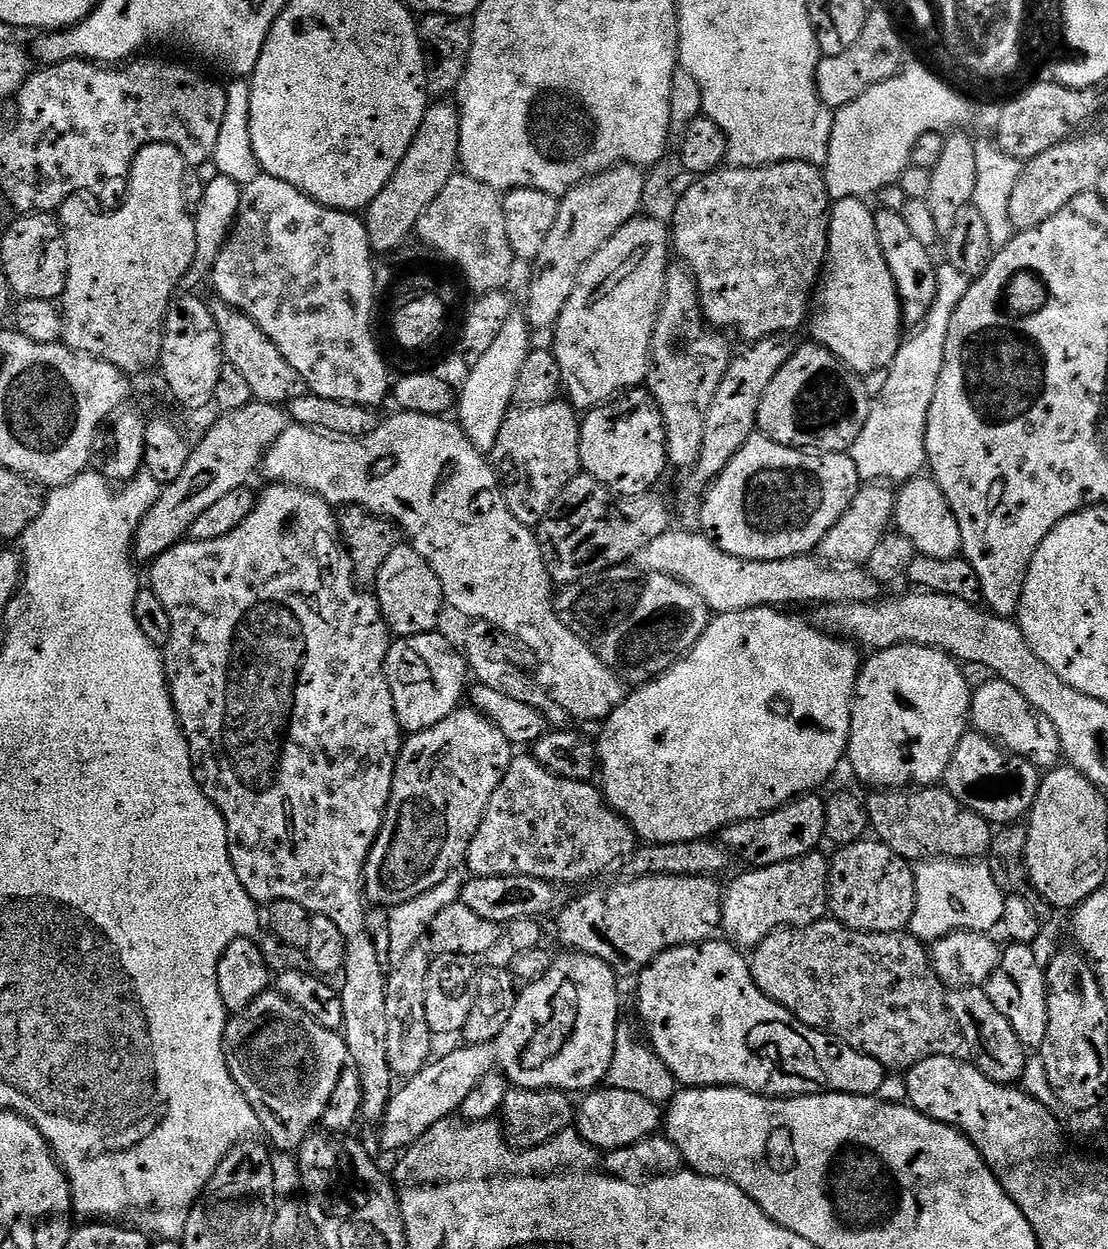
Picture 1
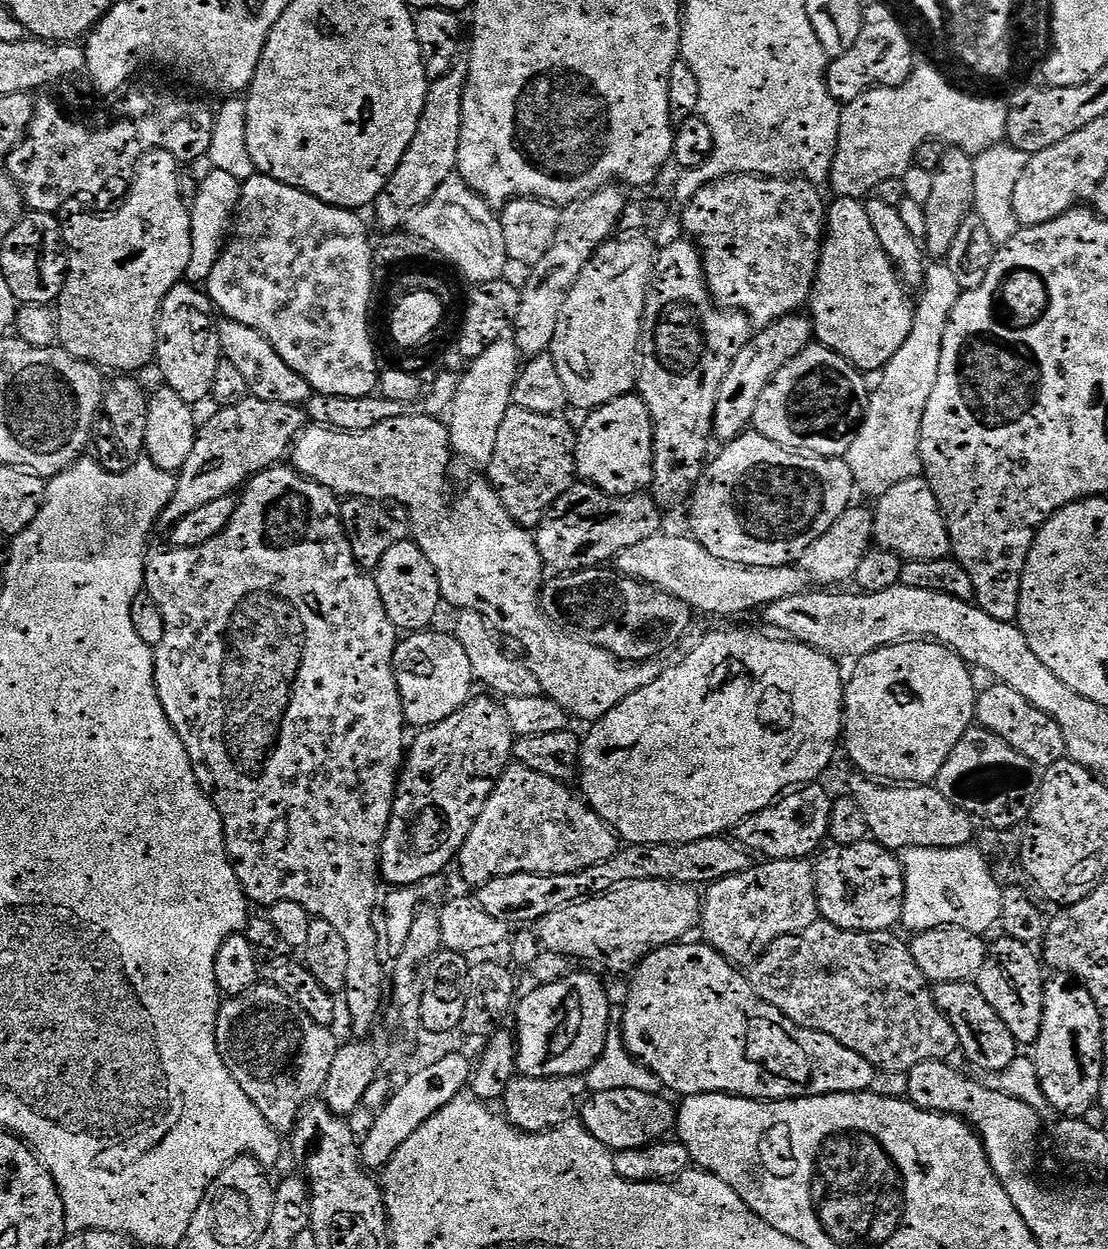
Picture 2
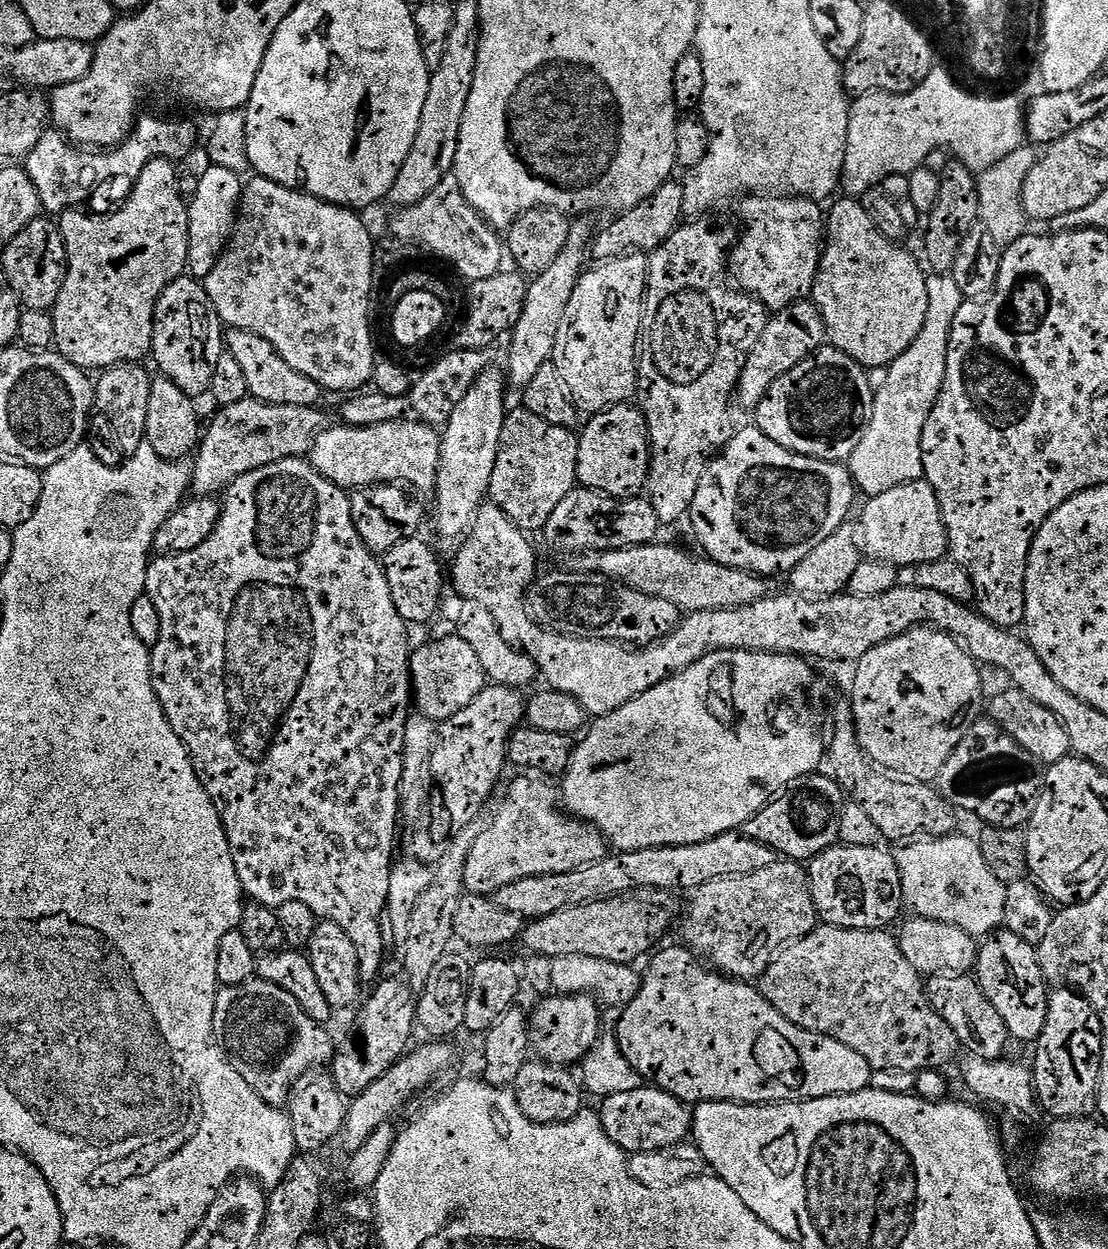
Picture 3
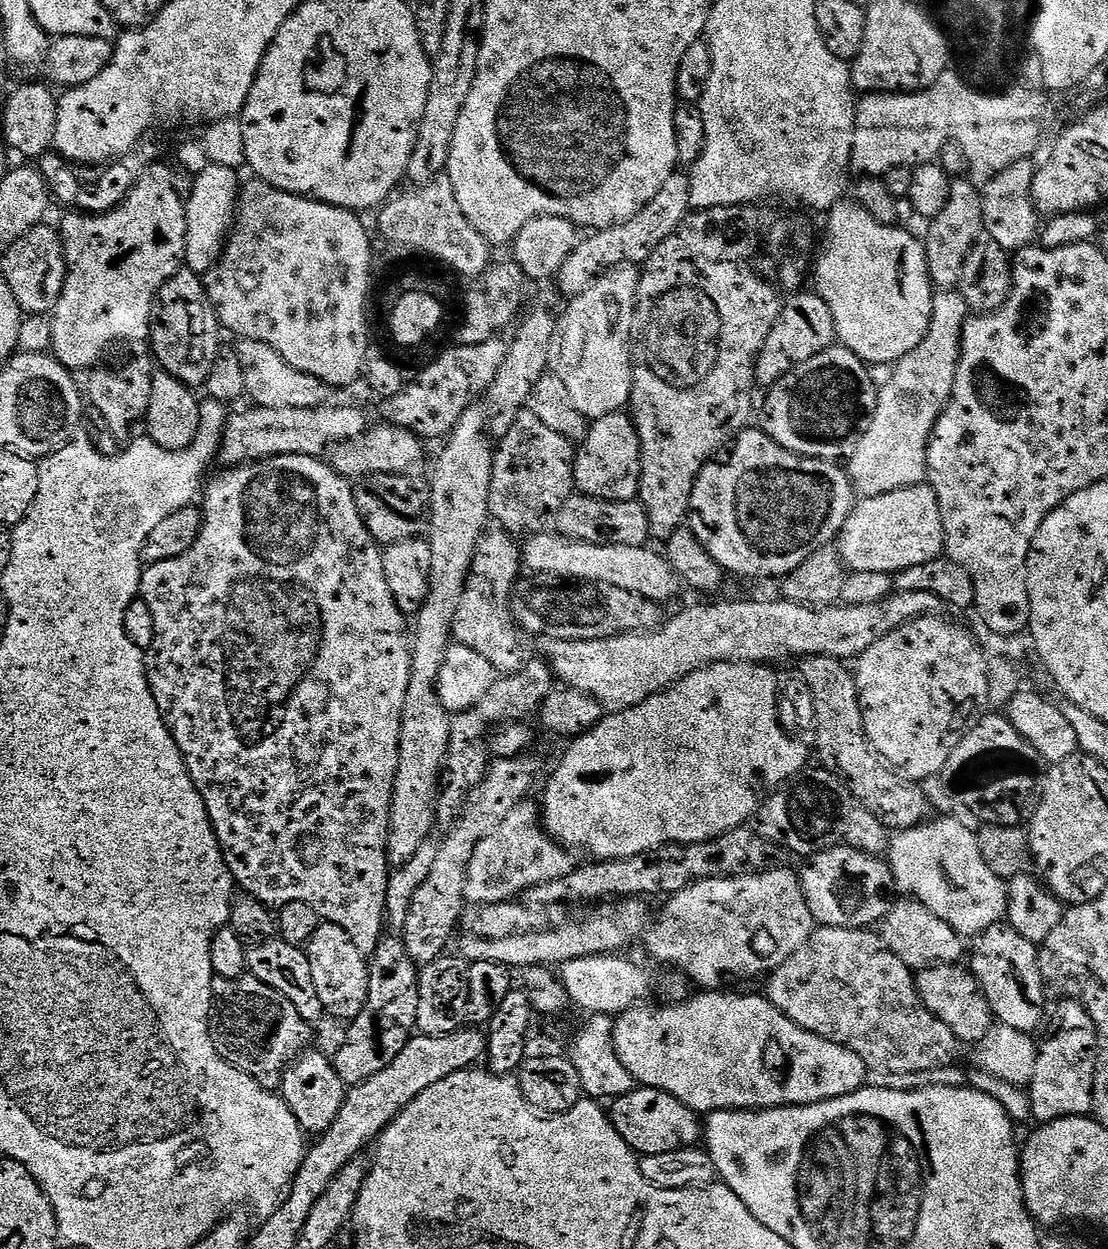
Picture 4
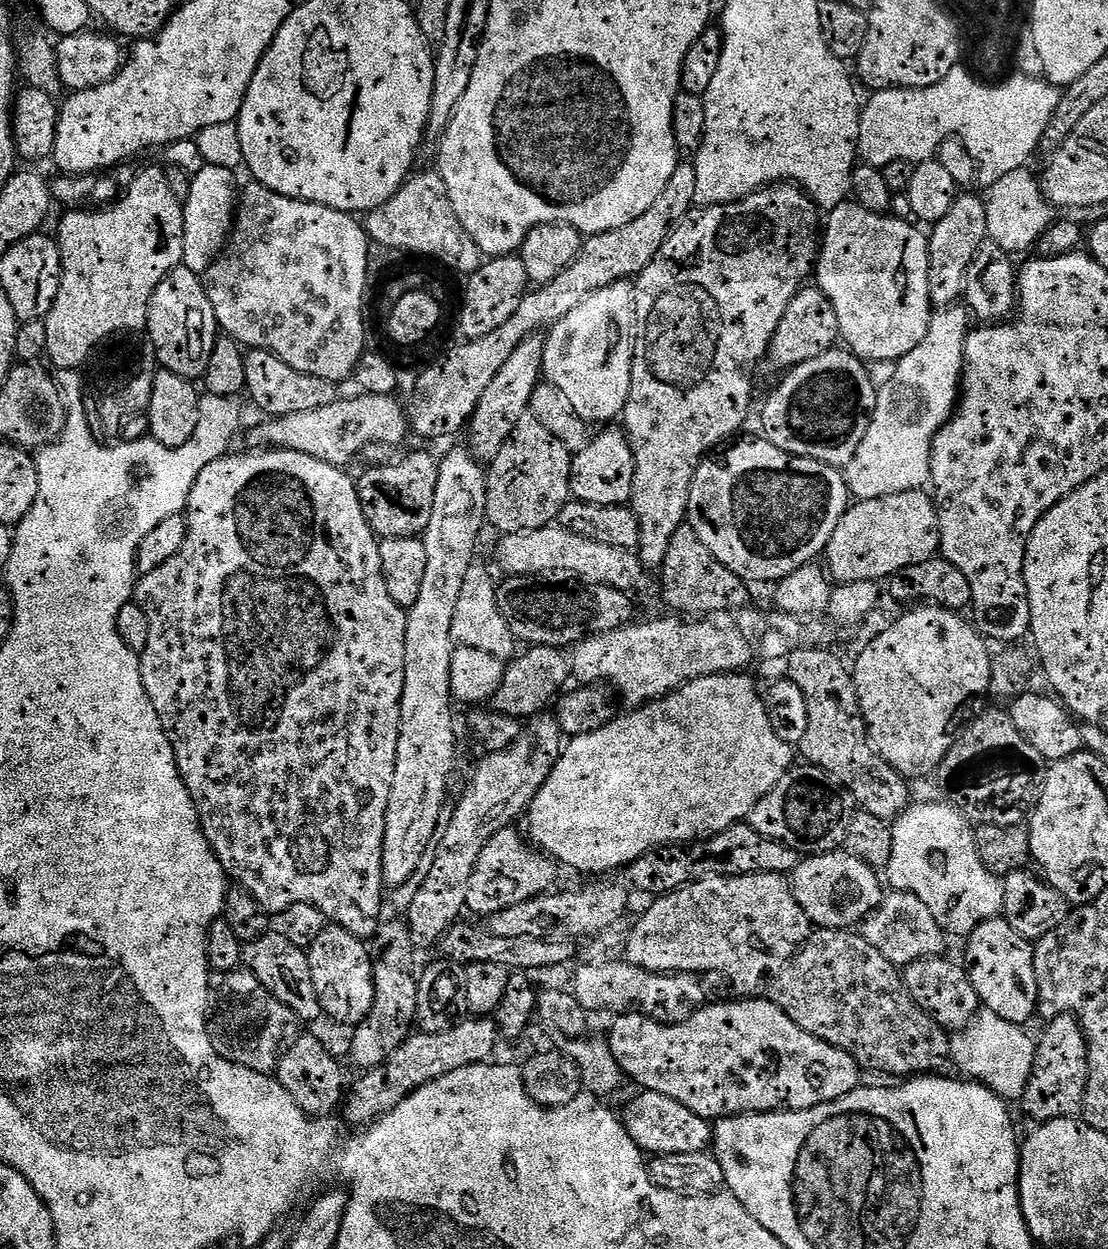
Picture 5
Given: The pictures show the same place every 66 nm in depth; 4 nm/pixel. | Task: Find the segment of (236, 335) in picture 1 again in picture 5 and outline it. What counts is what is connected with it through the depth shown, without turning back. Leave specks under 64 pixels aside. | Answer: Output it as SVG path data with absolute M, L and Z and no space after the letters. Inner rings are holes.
M253 348L245 355L246 396L249 396L264 411L265 417L298 414L301 410L318 410L318 406L330 406L338 399L337 385L326 382L326 378L314 378L314 374L302 374L294 366L286 366L282 358L273 352Z

